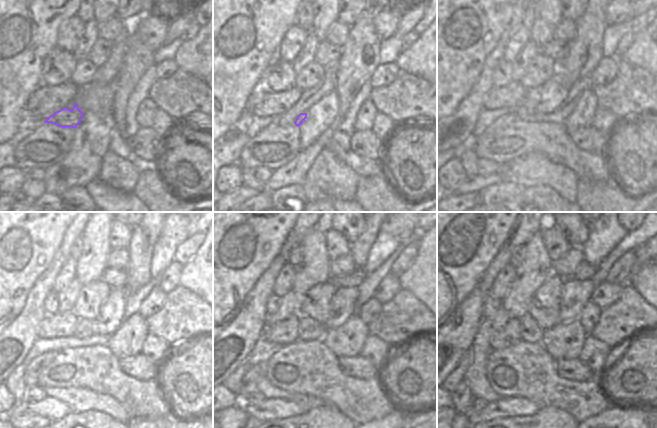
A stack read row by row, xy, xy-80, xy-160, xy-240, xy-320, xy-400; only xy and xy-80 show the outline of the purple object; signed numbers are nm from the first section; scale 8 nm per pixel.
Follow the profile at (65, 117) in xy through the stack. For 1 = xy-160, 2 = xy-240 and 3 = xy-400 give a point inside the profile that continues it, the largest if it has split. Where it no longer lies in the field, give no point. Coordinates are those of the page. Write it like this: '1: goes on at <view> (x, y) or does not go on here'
1: goes on at xy-160 (532, 96)
2: goes on at xy-240 (84, 328)
3: goes on at xy-400 (530, 331)

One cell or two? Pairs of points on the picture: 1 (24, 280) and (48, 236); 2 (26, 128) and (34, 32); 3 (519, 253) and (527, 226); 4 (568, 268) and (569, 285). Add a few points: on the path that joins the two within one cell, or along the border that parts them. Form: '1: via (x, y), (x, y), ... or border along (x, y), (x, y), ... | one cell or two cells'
1: via (27, 269), (42, 254), (46, 247) | one cell
2: border along (24, 116), (17, 131), (10, 139) | two cells
3: border along (524, 244), (521, 244), (511, 254), (508, 262) | two cells
4: border along (569, 277), (565, 279) | two cells

